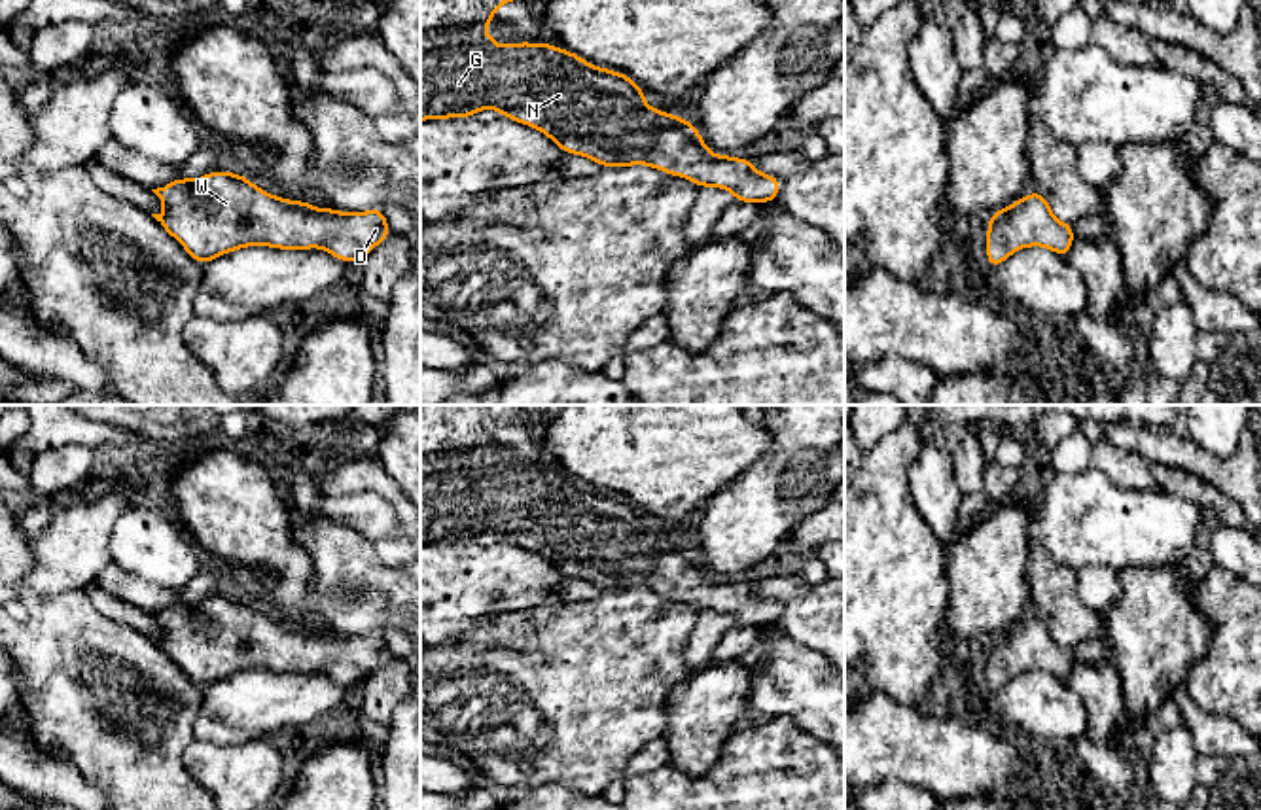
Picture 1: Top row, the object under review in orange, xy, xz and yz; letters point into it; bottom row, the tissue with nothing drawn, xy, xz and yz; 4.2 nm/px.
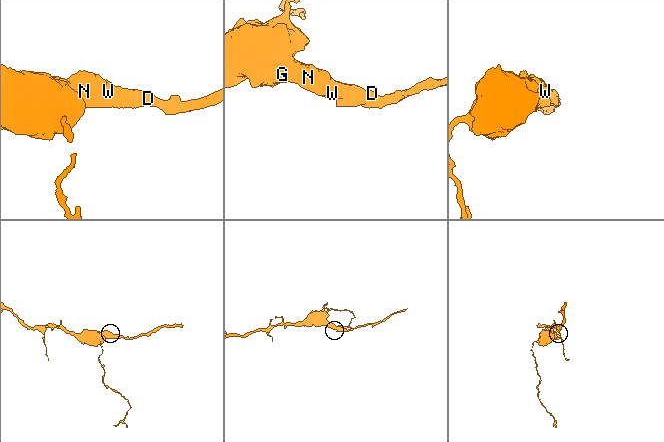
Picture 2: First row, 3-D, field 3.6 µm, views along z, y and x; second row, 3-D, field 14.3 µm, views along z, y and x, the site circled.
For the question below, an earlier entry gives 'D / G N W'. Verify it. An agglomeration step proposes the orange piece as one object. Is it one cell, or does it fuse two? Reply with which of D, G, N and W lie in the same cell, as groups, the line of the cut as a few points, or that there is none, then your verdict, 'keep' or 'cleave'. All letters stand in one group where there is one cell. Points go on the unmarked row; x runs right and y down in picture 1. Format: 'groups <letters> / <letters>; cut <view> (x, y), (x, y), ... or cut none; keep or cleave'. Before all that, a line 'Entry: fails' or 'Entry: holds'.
Entry: fails
groups D G N W; cut none; keep

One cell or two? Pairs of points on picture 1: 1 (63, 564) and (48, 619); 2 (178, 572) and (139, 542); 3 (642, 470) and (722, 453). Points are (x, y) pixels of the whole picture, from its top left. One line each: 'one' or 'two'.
1: two
2: one
3: one

